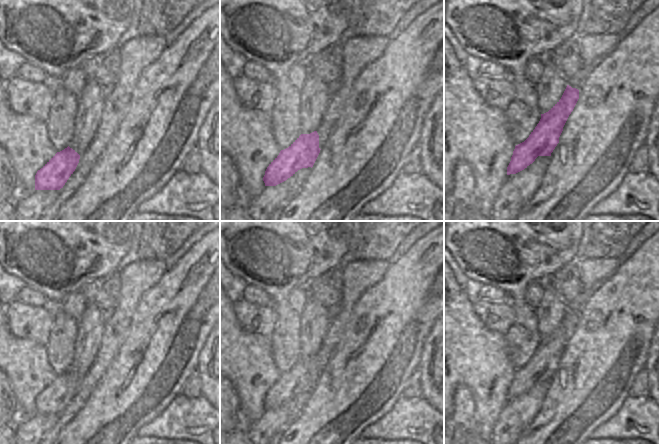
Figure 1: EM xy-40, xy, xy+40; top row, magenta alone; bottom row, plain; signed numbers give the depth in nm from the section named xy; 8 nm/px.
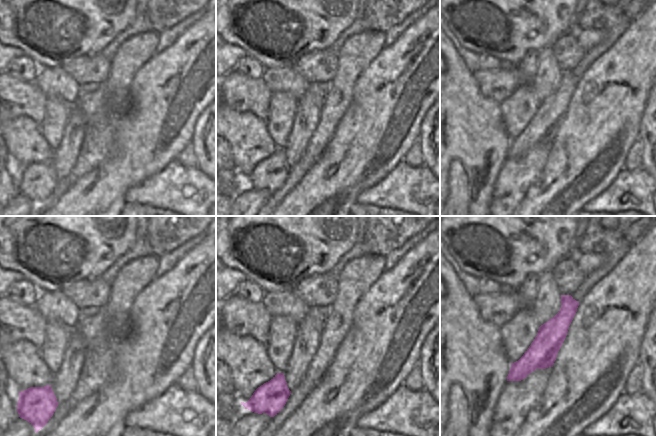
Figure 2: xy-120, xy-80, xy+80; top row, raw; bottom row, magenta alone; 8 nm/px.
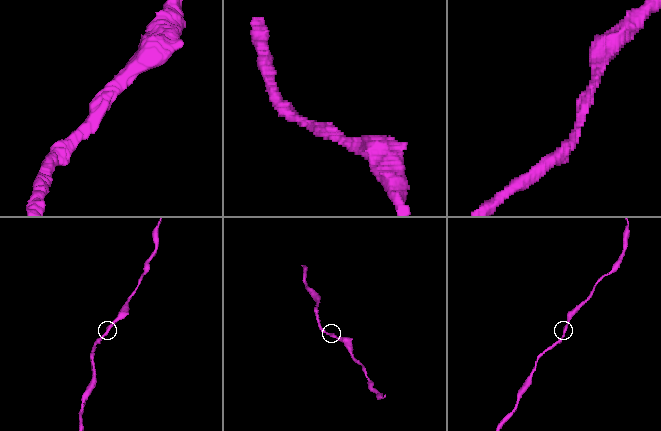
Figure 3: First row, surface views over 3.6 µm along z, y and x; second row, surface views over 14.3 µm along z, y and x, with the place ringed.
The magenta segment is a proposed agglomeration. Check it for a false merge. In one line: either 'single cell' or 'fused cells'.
single cell

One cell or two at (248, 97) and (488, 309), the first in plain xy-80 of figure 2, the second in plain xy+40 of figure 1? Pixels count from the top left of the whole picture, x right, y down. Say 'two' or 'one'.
one

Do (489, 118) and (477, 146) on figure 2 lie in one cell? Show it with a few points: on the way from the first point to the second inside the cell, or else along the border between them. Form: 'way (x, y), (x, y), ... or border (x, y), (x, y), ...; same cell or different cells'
way (482, 125), (477, 130), (477, 139); same cell

